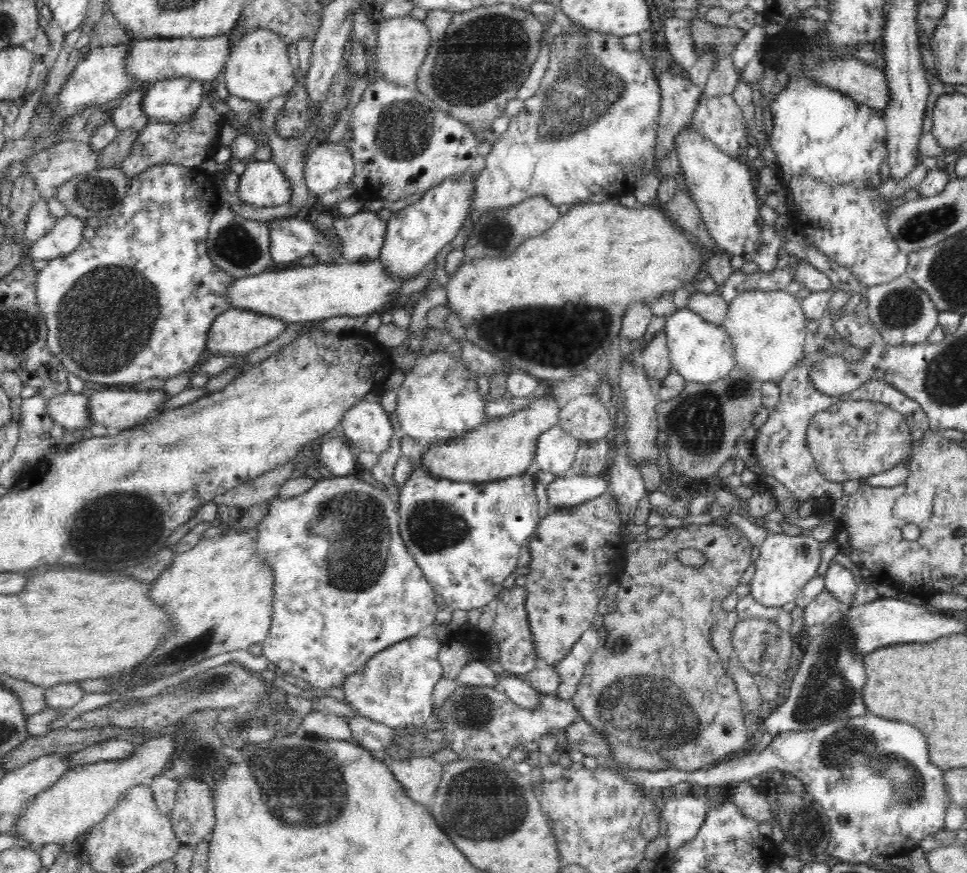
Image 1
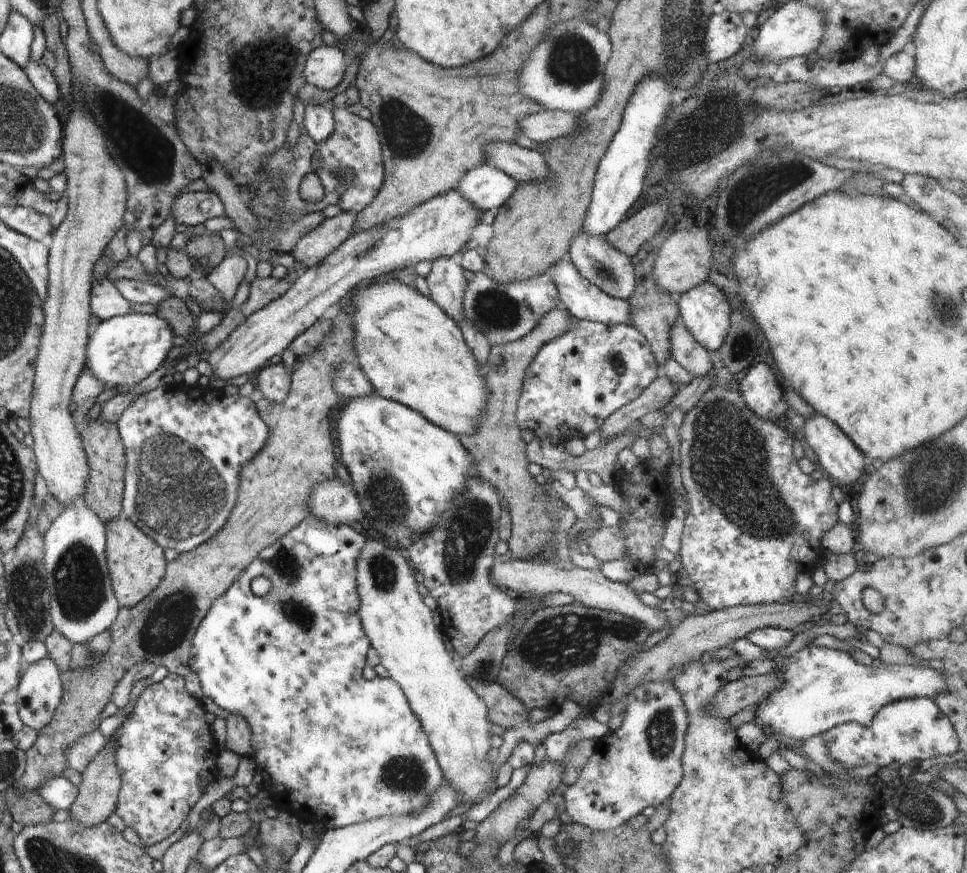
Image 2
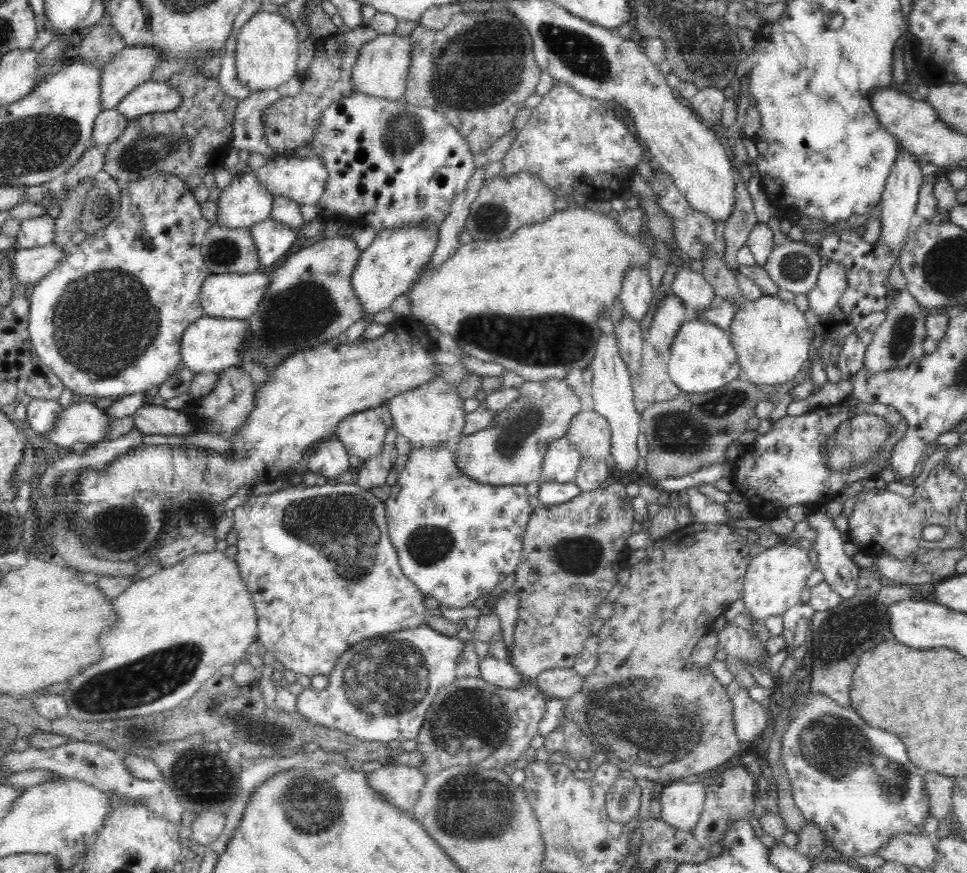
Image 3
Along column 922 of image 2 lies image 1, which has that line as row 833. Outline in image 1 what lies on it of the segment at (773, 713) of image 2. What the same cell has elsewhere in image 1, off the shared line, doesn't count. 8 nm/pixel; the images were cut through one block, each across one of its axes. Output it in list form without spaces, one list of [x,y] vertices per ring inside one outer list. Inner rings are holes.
[[[692,794],[670,797],[665,800],[661,812],[666,822],[666,833],[670,848],[680,848],[685,842],[692,840],[705,821],[710,804],[702,797]]]

